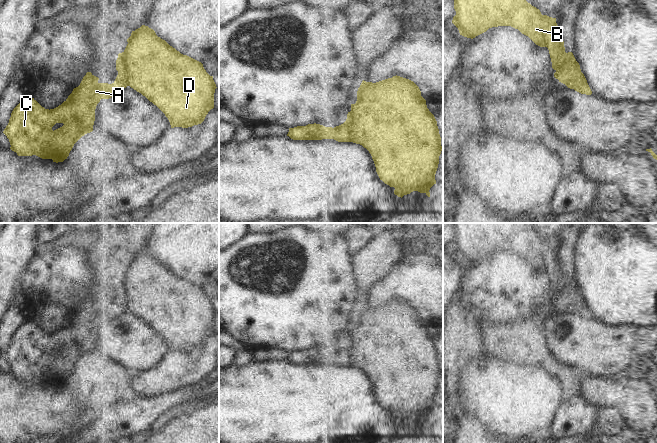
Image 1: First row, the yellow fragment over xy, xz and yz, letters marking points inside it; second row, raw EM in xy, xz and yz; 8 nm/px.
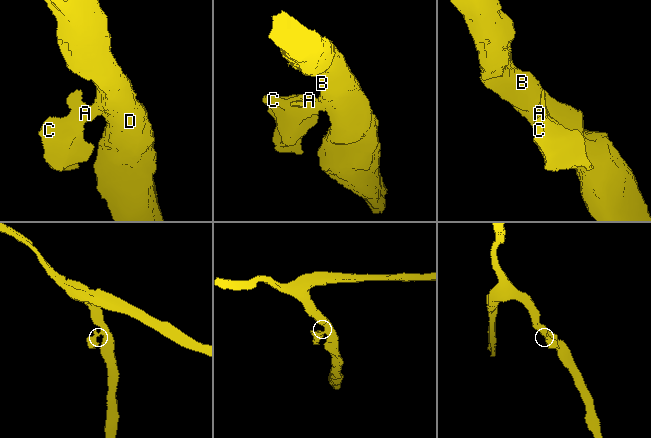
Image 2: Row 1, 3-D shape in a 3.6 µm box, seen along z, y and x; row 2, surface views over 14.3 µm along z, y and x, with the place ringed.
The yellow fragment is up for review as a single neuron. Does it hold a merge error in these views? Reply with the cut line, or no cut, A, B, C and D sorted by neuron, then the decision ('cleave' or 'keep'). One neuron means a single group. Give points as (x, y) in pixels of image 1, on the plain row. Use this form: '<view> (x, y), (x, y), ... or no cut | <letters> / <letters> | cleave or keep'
xz (345, 345), (351, 365) | A C / B D | cleave

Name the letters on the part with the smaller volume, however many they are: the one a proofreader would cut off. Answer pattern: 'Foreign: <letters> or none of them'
Foreign: A, C

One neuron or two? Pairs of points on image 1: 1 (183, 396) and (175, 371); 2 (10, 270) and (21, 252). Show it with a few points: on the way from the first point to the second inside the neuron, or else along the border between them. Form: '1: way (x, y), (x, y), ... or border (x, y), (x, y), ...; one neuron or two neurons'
1: border (203, 381), (194, 386), (158, 396); two neurons
2: way (10, 266), (10, 263), (17, 256); one neuron

